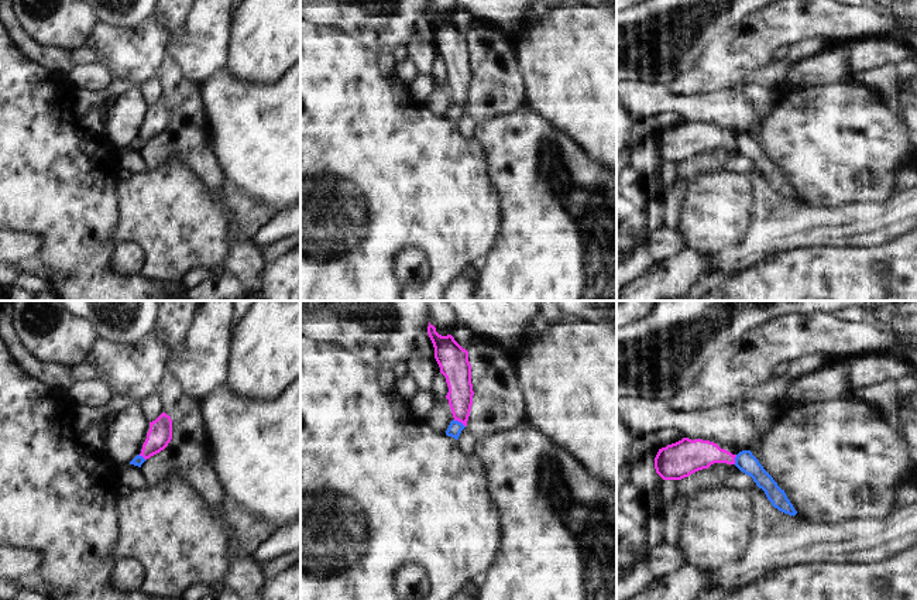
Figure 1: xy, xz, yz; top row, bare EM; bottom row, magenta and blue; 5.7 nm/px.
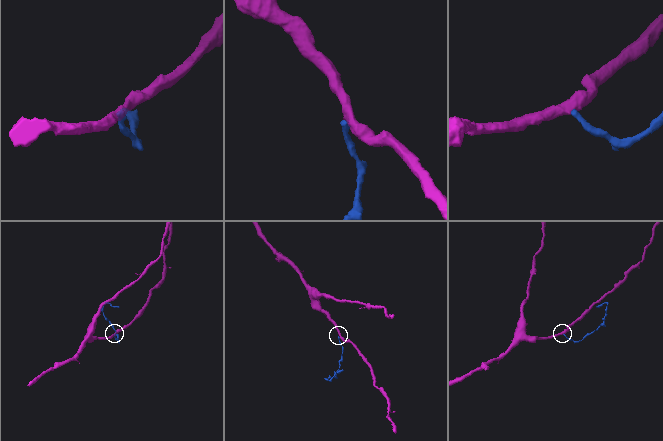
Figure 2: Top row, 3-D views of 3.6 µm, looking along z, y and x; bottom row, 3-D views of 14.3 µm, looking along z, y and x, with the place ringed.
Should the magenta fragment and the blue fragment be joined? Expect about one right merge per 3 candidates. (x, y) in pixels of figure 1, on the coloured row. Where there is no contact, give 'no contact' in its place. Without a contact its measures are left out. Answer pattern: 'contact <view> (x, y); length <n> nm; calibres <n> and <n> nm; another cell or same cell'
contact xz (459, 421); length 80 nm; calibres 140 and 80 nm; another cell

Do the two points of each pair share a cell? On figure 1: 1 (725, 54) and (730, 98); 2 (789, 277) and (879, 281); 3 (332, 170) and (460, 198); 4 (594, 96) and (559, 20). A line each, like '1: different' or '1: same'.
1: different
2: same
3: same
4: same

